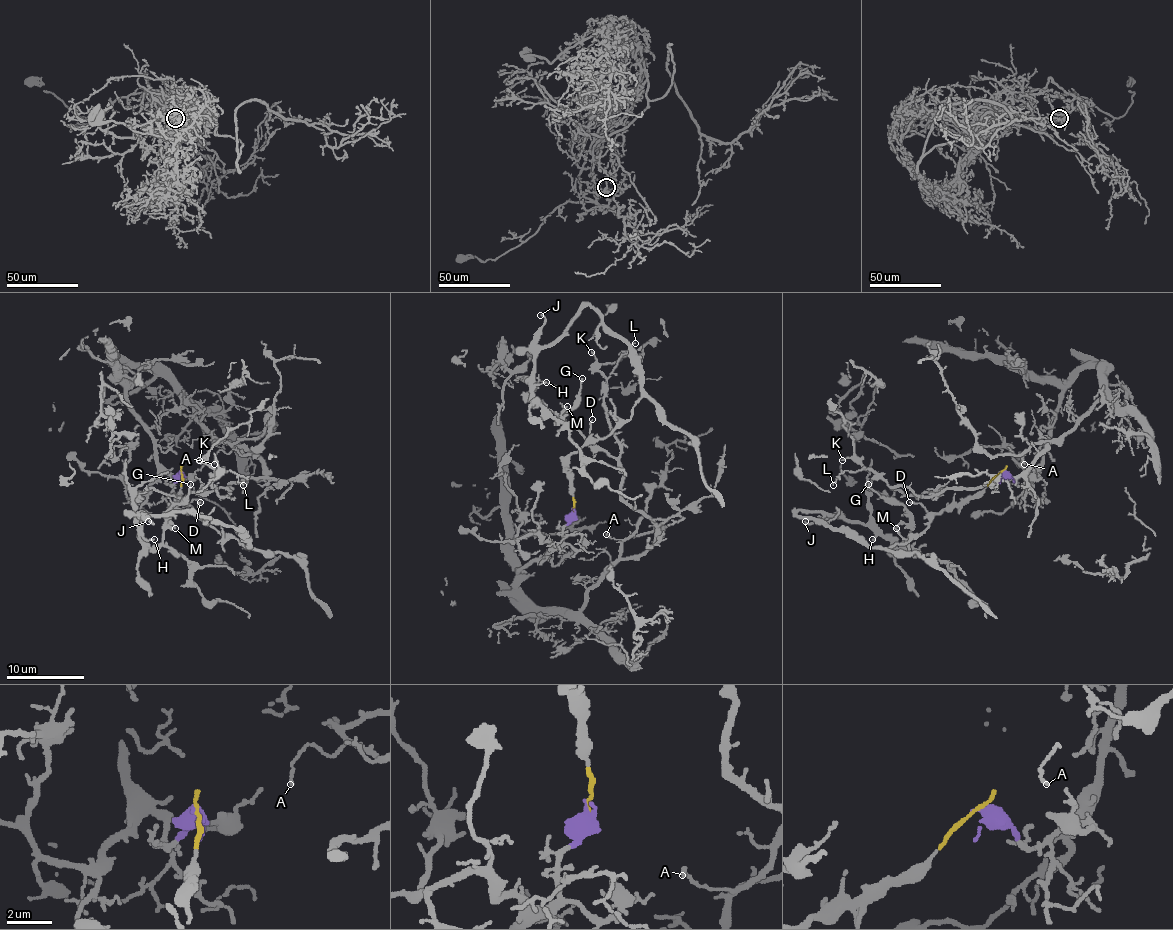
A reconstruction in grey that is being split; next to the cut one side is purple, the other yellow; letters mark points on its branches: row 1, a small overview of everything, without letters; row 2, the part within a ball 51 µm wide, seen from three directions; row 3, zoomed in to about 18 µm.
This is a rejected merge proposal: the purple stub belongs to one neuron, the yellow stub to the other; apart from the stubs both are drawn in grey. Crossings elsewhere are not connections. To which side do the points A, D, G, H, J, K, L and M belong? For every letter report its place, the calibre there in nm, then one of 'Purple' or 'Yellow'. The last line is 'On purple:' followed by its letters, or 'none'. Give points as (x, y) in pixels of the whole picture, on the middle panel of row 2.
A: Place: (606, 534). Thickness 80 nm. Purple
D: Place: (592, 419). Thickness 150 nm. Yellow
G: Place: (582, 378). Thickness 150 nm. Yellow
H: Place: (546, 382). Thickness 130 nm. Yellow
J: Place: (540, 315). Thickness 140 nm. Yellow
K: Place: (591, 352). Thickness 140 nm. Purple
L: Place: (635, 343). Thickness 100 nm. Purple
M: Place: (567, 406). Thickness 140 nm. Yellow
On purple: A, K, L

